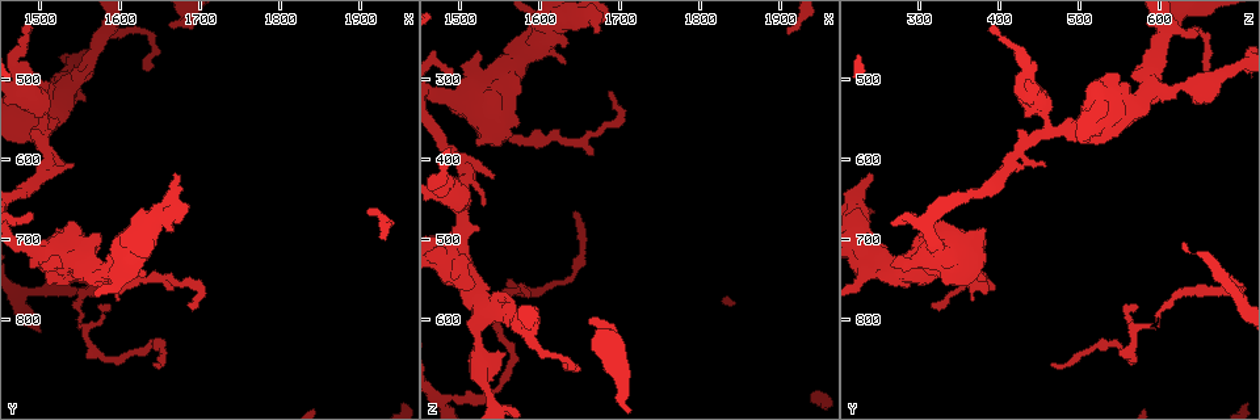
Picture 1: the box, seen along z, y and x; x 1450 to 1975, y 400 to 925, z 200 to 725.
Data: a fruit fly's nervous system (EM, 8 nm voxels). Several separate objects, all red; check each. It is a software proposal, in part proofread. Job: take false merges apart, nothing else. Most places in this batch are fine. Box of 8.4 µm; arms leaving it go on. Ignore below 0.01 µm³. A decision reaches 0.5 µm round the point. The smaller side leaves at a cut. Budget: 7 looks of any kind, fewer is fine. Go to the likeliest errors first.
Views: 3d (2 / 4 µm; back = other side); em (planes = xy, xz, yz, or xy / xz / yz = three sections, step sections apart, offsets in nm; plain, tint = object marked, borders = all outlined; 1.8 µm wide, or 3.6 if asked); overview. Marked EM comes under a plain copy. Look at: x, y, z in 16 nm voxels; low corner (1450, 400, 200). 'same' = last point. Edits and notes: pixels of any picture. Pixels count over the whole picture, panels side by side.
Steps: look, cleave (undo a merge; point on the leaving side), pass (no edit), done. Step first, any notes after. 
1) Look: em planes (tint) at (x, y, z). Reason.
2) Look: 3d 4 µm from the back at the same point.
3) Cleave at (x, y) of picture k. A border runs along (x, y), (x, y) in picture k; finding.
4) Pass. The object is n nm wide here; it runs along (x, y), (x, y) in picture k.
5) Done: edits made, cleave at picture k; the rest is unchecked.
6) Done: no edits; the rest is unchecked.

Look: em xz step 4 (tint) at (1535, 480, 695). Thick turns thin.

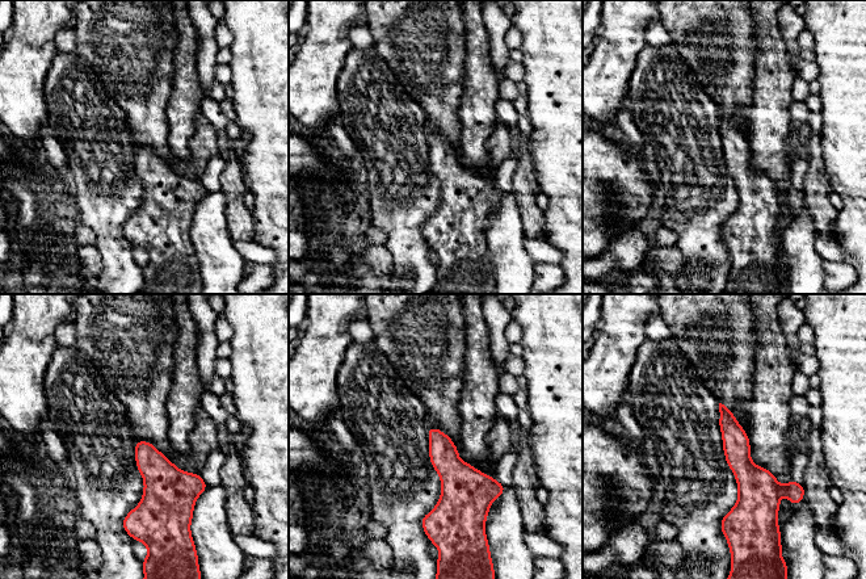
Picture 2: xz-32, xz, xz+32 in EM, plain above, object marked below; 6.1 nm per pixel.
Look: em planes (tint) at the same point. Cut it another way.

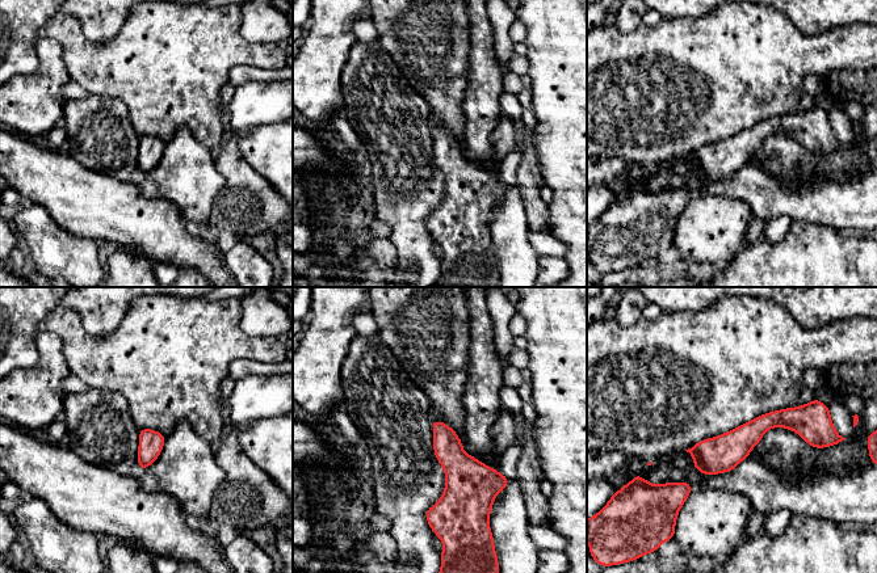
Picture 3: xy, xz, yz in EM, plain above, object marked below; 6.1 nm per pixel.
Pass. It runs along (813, 428), (770, 420), (693, 451) in picture 3; one cell here.

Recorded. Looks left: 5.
Look: em 3.6 µm xy step 8 (tint) at (1555, 830, 570). Abrupt turn.

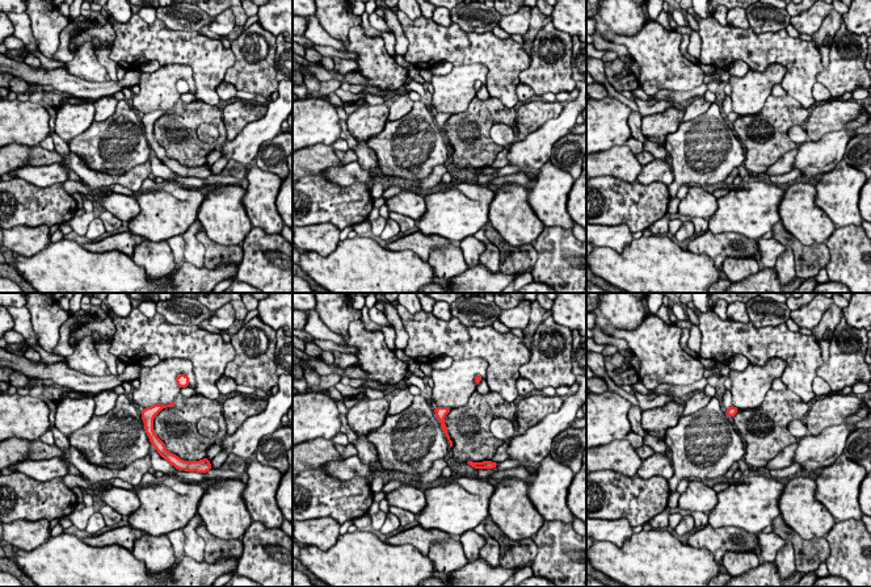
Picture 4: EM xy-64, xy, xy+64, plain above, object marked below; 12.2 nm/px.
Pass. It runs along (146, 411), (152, 437), (176, 461) in picture 4; all the same cell.

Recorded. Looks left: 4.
Look: 3d 4 µm at (1530, 515, 585). Branch point.

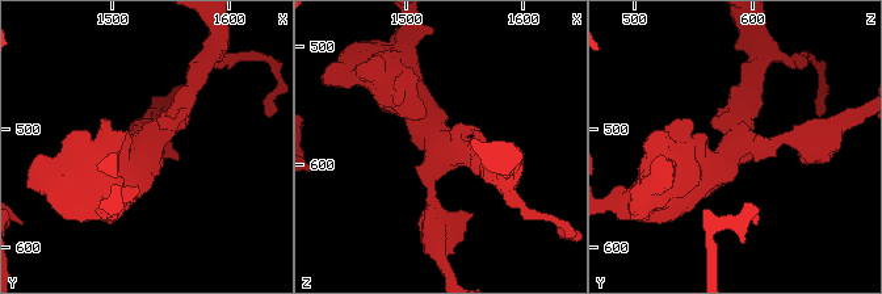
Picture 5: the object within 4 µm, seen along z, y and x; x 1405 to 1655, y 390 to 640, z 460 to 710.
Look: em yz step 8 (tint) at (1534, 512, 584). 3 arms meet here; the arms are 170, 300, 420 nm wide; now the EM.

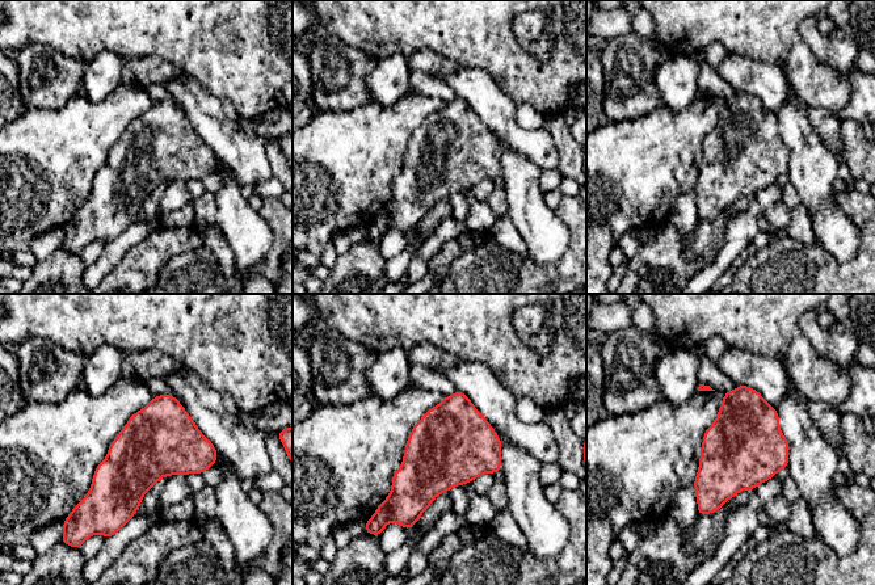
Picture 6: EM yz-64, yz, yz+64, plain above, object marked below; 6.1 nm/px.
Pass. All the same cell.

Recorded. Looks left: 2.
Done: no edits; the rest is unchecked.

